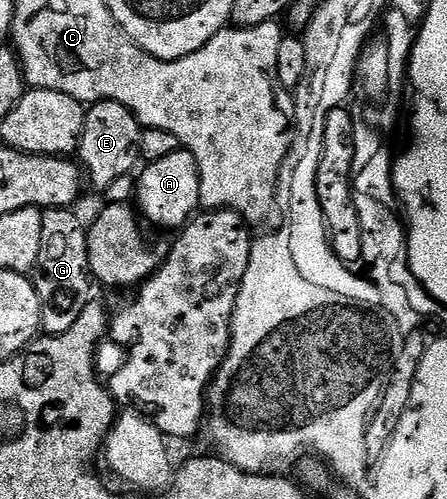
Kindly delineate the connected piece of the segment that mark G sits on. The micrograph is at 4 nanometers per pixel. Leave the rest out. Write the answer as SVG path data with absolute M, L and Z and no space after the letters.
M54 207L43 214L43 237L39 241L37 266L31 275L41 298L41 331L46 336L62 335L79 321L91 302L95 288L87 257L87 229L79 225L72 209Z

